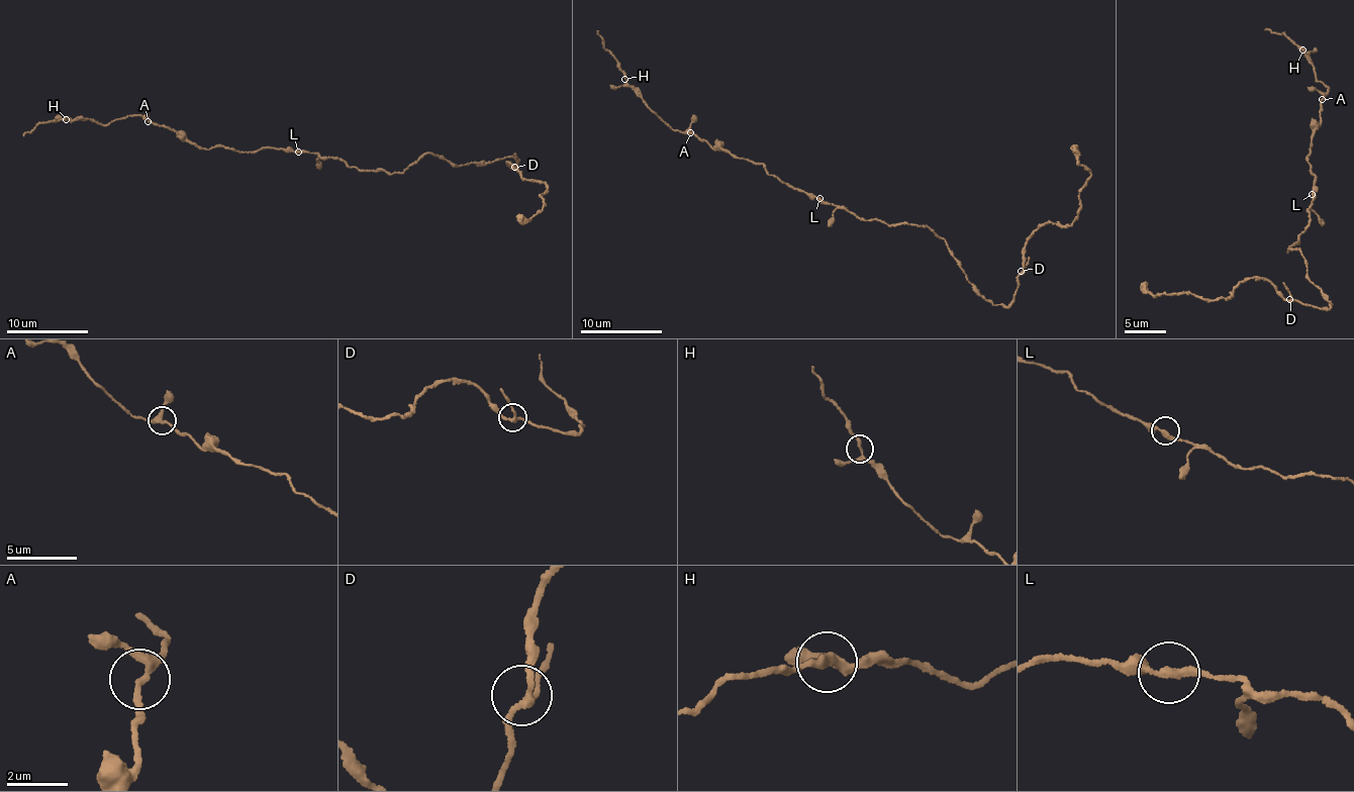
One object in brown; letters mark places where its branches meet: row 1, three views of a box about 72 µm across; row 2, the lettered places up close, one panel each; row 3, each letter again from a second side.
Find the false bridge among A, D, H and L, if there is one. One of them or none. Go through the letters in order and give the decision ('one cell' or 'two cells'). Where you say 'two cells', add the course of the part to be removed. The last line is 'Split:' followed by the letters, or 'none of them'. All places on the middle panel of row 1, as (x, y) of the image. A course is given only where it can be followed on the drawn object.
A: one cell
D: one cell
H: one cell
L: one cell
Split: none of them

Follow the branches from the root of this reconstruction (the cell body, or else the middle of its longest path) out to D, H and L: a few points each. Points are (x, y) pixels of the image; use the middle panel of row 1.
D: (889, 224), (924, 225), (942, 237), (965, 277), (981, 295), (996, 305), (1006, 306), (1010, 302), (1021, 271)
H: (889, 224), (862, 220), (844, 207), (819, 202), (767, 174), (761, 165), (672, 129), (643, 103), (625, 79)
L: (889, 224), (862, 220), (844, 207), (823, 203), (819, 198)

